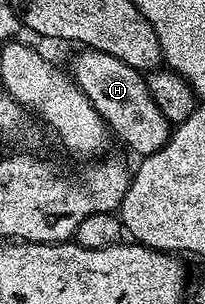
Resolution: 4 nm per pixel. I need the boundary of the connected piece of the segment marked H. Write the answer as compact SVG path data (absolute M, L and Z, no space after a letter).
M85 47L77 51L72 80L92 103L92 107L96 107L111 134L117 140L119 137L132 152L138 153L139 158L160 151L160 147L164 147L170 138L172 126L168 119L164 119L164 111L156 107L146 86L145 76L139 70L128 67L128 63L116 59L116 55L104 55L104 51Z

